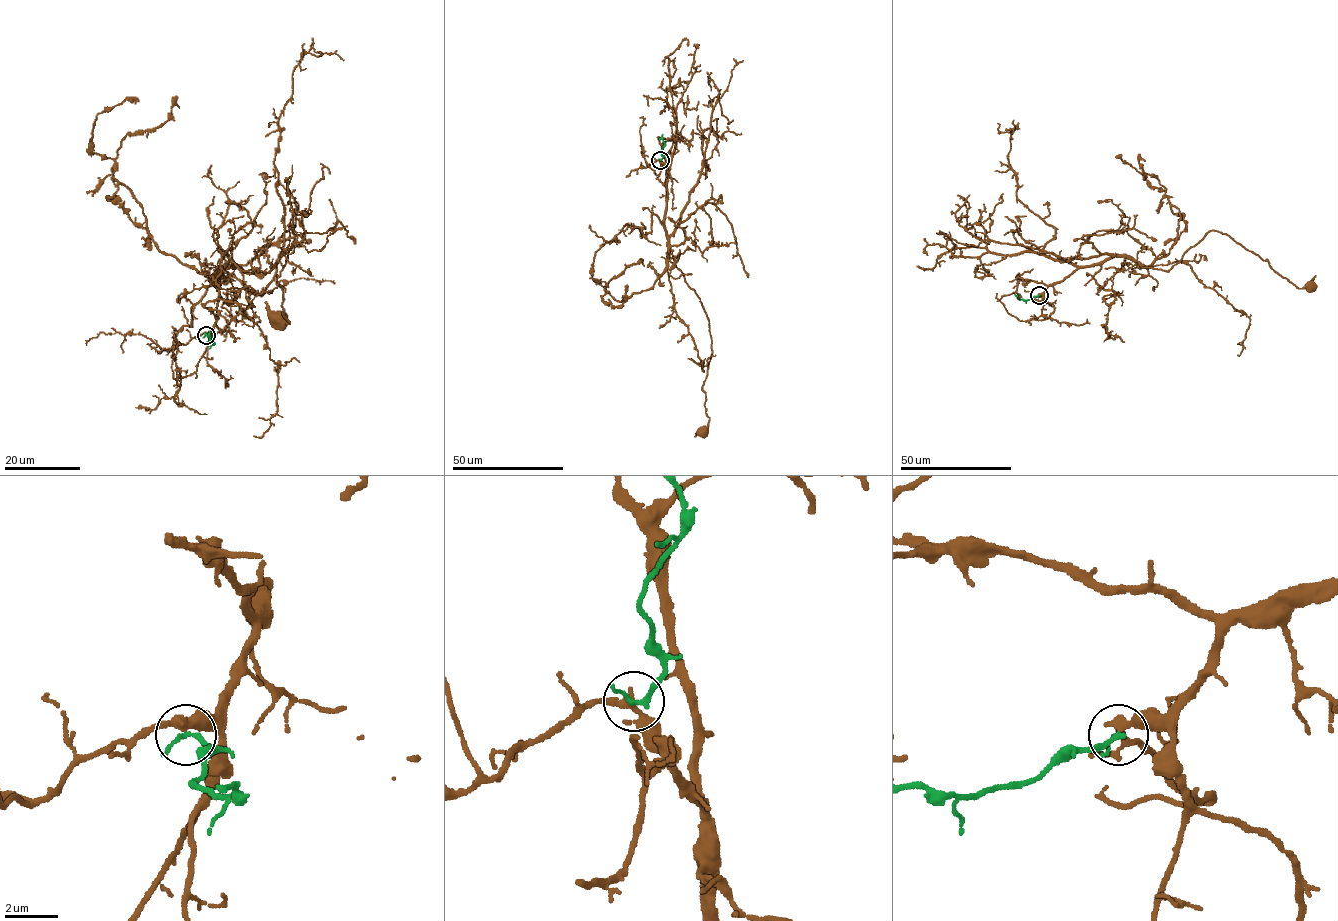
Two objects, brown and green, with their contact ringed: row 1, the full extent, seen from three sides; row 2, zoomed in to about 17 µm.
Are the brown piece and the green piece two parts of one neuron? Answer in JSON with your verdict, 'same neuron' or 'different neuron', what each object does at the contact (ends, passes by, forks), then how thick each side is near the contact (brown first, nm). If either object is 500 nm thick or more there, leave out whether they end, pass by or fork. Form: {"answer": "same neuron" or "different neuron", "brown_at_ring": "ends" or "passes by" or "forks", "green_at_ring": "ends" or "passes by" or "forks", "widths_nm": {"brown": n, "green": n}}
{"answer": "different neuron", "brown_at_ring": "forks", "green_at_ring": "passes by", "widths_nm": {"brown": 240, "green": 160}}

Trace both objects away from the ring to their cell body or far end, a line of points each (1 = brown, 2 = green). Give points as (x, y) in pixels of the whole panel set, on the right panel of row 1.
1: (1039, 295), (1078, 268), (1115, 256), (1168, 271), (1211, 230), (1226, 233), (1298, 287), (1309, 284)
2: (1039, 295), (1023, 300), (1013, 293)

